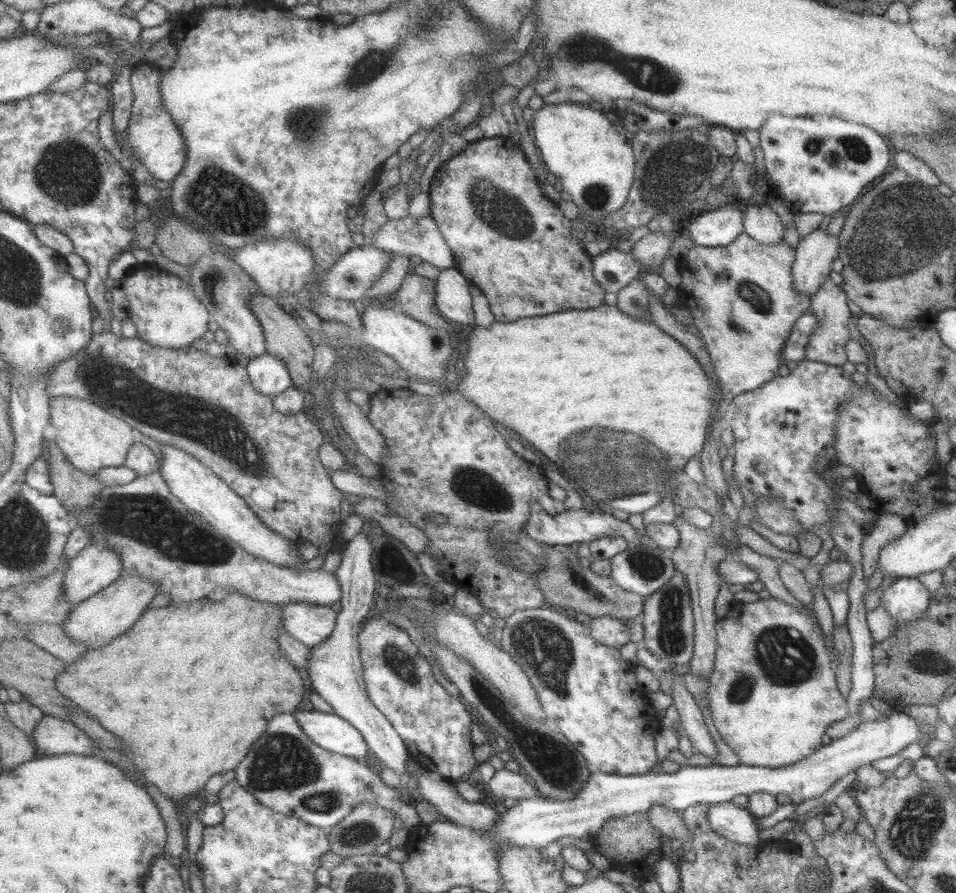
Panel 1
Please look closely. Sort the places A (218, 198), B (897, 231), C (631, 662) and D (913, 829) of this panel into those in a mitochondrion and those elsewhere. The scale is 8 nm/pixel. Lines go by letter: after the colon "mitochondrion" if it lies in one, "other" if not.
A: mitochondrion
B: mitochondrion
C: other
D: mitochondrion

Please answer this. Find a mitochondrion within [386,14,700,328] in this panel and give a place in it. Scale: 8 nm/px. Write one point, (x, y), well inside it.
(644, 72)

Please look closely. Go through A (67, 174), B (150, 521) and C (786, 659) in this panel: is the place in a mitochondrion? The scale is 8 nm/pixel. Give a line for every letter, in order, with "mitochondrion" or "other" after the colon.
A: mitochondrion
B: mitochondrion
C: mitochondrion

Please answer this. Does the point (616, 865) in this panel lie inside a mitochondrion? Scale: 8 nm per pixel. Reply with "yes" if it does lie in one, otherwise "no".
no

